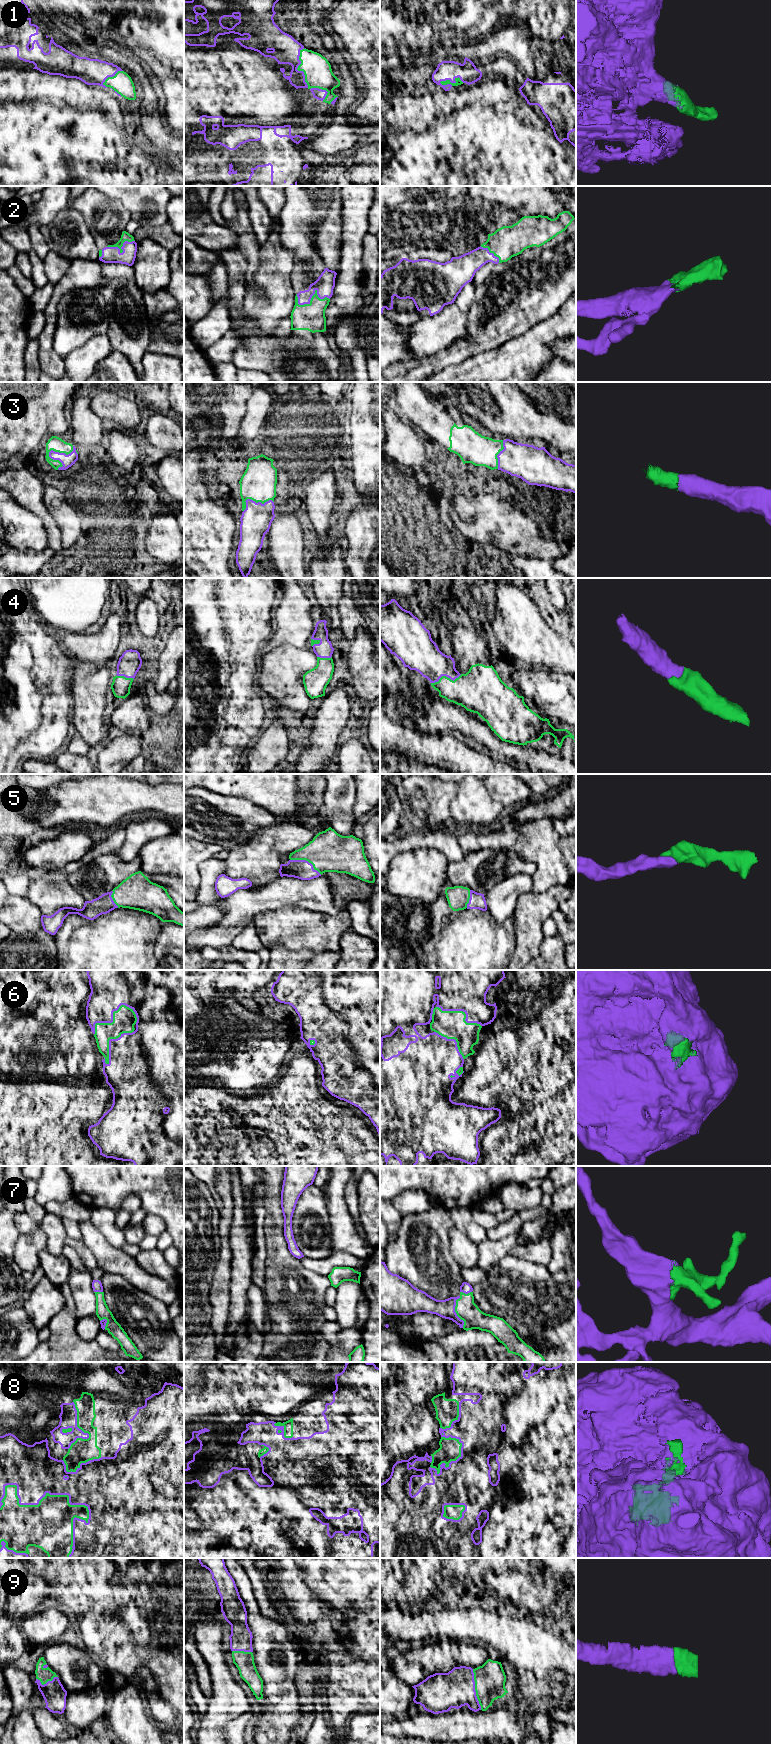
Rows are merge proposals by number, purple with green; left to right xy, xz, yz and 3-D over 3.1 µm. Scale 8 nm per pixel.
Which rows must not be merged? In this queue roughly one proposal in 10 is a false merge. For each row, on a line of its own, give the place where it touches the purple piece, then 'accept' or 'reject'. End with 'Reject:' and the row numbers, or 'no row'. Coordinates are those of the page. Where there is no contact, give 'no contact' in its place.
1: xz (296, 69) | accept
2: xz (309, 300) | accept
3: xy (51, 450) | accept
4: yz (446, 676) | accept
5: xz (305, 860) | accept
6: xy (112, 1019) | accept
7: yz (455, 1312) | accept
8: xy (69, 1502) | accept
9: yz (474, 1689) | accept
Reject: no row

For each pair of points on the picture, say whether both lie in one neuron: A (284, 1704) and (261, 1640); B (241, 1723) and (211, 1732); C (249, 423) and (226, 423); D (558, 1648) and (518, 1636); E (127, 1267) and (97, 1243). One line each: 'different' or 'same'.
A: same
B: different
C: different
D: different
E: same

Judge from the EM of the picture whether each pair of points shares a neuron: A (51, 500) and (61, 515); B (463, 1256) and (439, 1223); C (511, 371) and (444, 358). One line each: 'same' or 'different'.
A: same
B: different
C: different

